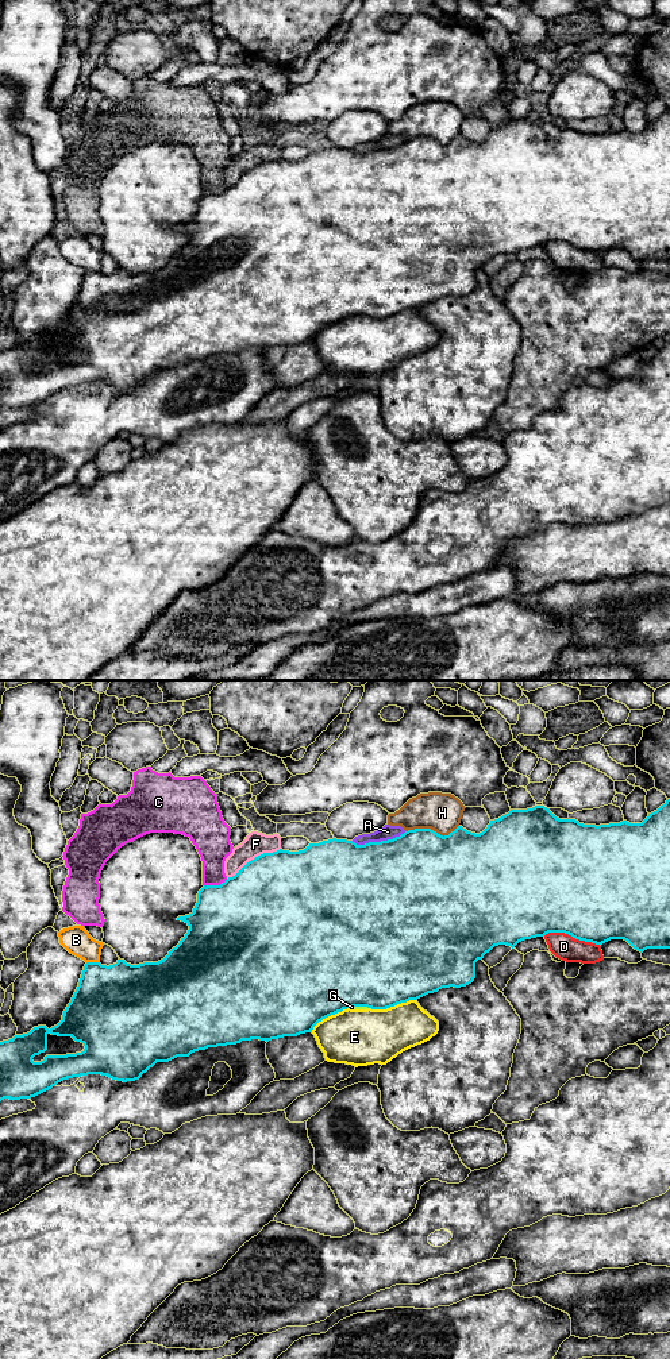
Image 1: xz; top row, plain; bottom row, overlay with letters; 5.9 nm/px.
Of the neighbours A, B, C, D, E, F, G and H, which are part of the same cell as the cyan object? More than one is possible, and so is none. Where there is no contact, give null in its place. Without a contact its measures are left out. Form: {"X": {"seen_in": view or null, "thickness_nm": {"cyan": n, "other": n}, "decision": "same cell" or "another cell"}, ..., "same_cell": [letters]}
{"A": {"seen_in": "xz", "thickness_nm": {"cyan": 500, "other": 90}, "decision": "another cell"}, "B": {"seen_in": "xz", "thickness_nm": {"cyan": 420, "other": 170}, "decision": "another cell"}, "C": {"seen_in": "xz", "thickness_nm": {"cyan": 500, "other": 200}, "decision": "another cell"}, "D": {"seen_in": "xz", "thickness_nm": {"cyan": 500, "other": 160}, "decision": "another cell"}, "E": {"seen_in": "xz", "thickness_nm": {"cyan": 500, "other": 340}, "decision": "another cell"}, "F": {"seen_in": "xz", "thickness_nm": {"cyan": 500, "other": 140}, "decision": "another cell"}, "G": {"seen_in": "xz", "thickness_nm": {"cyan": 500, "other": 20}, "decision": "another cell"}, "H": {"seen_in": "xz", "thickness_nm": {"cyan": 480, "other": 240}, "decision": "another cell"}, "same_cell": []}

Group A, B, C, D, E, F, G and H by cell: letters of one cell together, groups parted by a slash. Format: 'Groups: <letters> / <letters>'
Groups: A / B / C / D / E G / F / H

